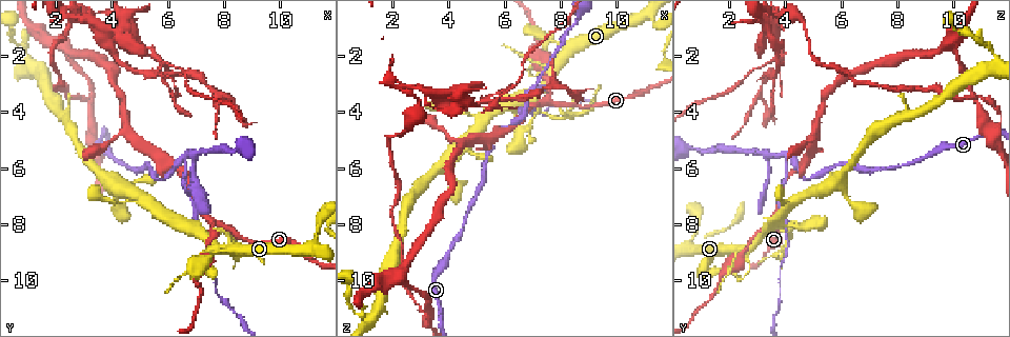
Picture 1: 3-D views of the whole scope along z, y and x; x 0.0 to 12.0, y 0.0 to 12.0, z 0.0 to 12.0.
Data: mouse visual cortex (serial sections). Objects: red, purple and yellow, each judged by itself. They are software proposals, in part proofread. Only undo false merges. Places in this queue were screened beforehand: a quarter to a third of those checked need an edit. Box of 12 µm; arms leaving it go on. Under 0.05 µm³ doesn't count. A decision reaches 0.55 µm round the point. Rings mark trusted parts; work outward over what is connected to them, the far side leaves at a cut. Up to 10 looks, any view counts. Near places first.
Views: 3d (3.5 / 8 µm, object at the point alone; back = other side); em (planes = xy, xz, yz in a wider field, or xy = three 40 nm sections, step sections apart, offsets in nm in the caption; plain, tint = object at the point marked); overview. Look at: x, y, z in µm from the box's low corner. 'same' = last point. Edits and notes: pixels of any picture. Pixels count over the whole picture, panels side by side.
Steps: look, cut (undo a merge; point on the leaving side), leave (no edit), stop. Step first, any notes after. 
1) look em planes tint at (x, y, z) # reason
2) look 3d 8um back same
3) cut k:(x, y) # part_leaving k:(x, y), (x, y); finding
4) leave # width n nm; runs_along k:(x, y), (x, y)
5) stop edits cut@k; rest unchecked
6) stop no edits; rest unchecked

look 3d 8um at (6.6, 5.6, 4.1) # arms part here

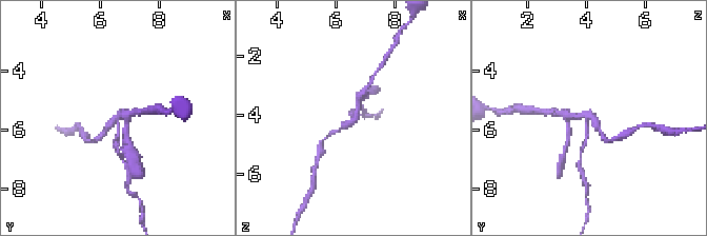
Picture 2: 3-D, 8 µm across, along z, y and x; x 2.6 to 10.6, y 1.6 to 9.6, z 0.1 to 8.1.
look 3d 3.5um at (6.5, 5.5, 4.2)

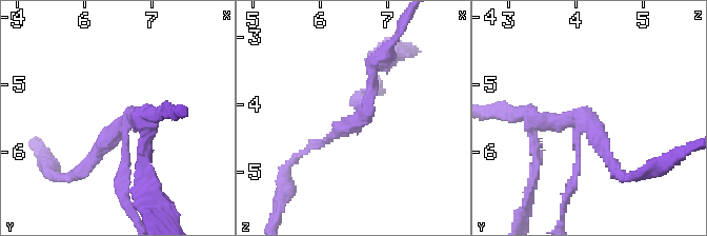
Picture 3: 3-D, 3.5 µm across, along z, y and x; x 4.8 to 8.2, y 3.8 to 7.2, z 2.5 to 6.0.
look em xy step 5 tint at (6.55, 5.55, 4.15)

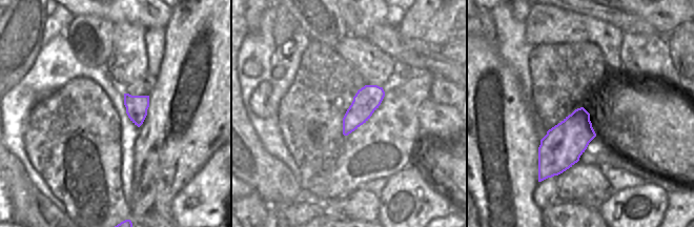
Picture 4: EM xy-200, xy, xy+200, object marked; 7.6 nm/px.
cut 3:(122, 166) # arms 3; arm_widths 100, 150, 200 nm; part_leaving 3:(124, 126), (121, 192), (134, 217); a second cell is stuck on

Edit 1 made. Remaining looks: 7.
look overview

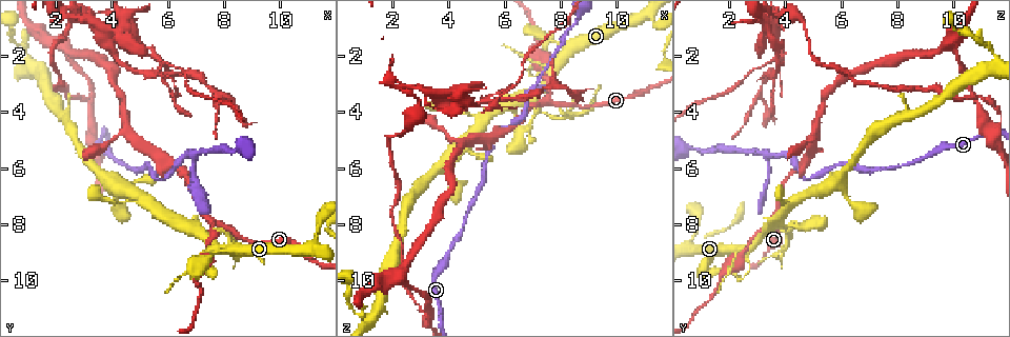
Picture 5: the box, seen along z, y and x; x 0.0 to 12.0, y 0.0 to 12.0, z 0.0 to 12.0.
look 3d 3.5um at (7.1, 8.1, 3.9) # sharp bend

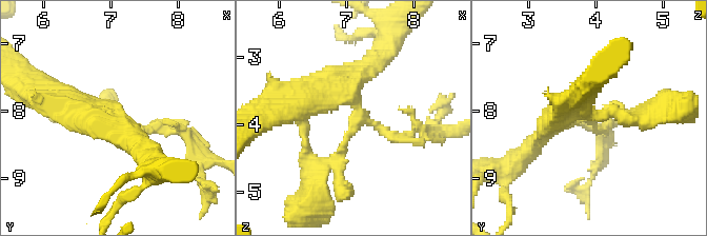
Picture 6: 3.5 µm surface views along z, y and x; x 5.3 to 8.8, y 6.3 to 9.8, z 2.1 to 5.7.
look em xy step 2 tint at (7.20, 8.10, 3.90)

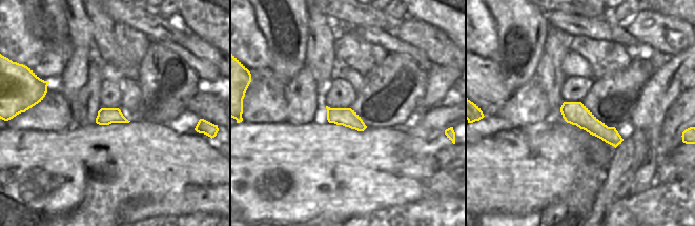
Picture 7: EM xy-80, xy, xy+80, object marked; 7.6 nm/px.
cut 6:(173, 122) # a second cell is stuck on

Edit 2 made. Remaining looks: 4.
look overview

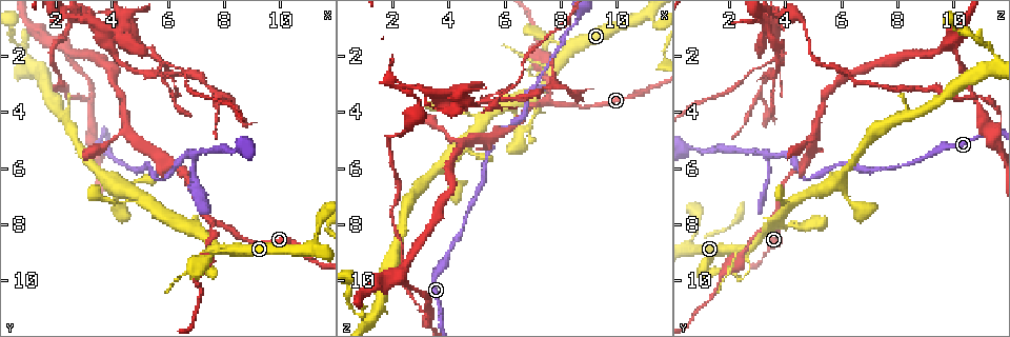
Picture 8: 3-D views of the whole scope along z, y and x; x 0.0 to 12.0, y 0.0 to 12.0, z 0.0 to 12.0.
look 3d 3.5um at (2.4, 1.6, 9.7) # a fork

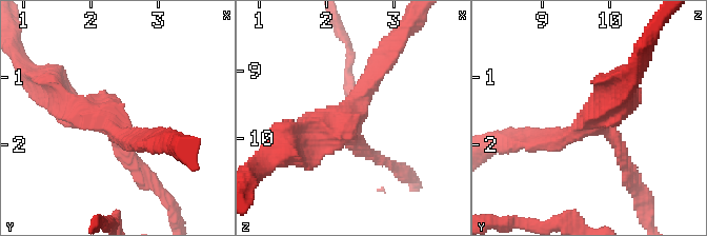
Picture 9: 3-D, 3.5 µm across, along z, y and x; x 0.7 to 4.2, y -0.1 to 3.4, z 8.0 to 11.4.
look em planes tint at (2.30, 1.70, 9.70) # arms 3; arm_widths 200, 250, 400 nm

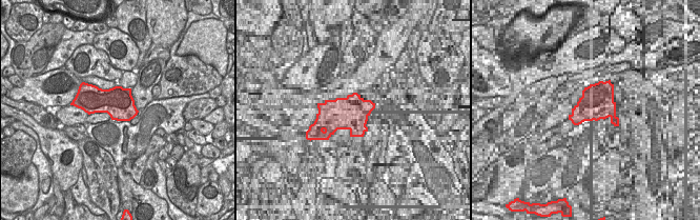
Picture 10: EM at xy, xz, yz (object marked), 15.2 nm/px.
look em xy step 5 tint same # cut it another way

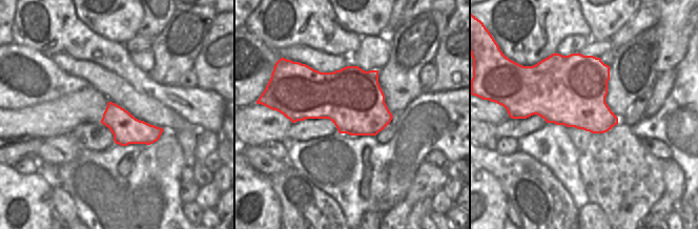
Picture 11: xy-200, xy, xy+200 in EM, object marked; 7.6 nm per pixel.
leave # runs_along 9:(538, 141), (602, 124), (626, 173); all the same cell

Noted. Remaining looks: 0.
stop edits cut@3, cut@6; rest unchecked

